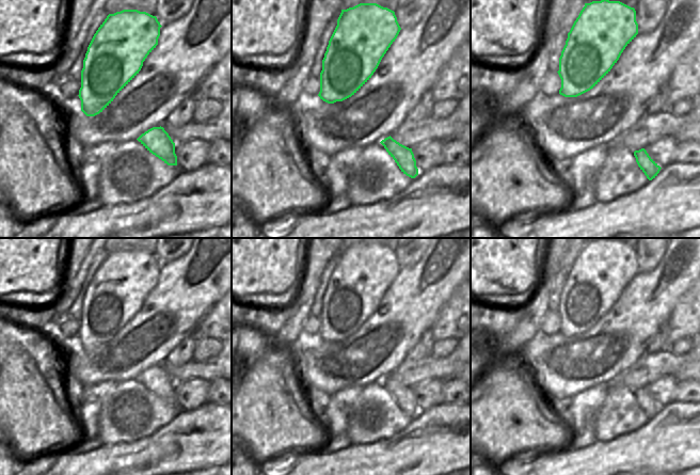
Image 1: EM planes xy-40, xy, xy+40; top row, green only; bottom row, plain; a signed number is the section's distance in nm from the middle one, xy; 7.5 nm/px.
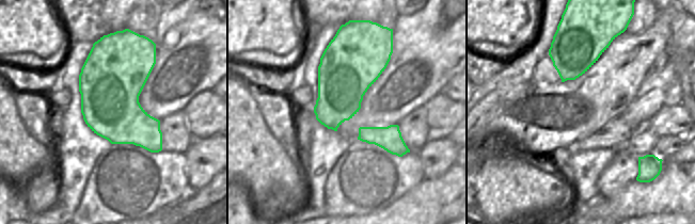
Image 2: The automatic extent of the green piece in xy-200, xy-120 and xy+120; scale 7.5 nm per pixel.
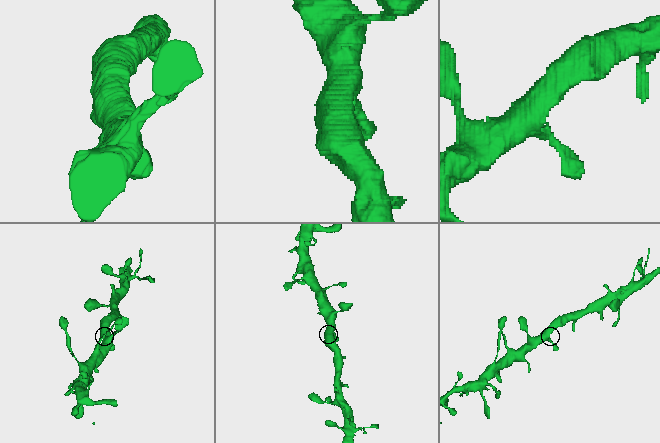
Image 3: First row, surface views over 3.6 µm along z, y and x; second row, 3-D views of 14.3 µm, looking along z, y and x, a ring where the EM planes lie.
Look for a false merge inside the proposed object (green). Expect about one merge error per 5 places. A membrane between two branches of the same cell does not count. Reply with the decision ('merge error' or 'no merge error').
no merge error

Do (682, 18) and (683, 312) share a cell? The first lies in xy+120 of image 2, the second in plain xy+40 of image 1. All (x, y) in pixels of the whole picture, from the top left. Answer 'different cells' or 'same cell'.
same cell

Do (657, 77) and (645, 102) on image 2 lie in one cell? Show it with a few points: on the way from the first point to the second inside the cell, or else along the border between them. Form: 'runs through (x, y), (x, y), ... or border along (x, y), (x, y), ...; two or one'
runs through (657, 83), (650, 96); one

